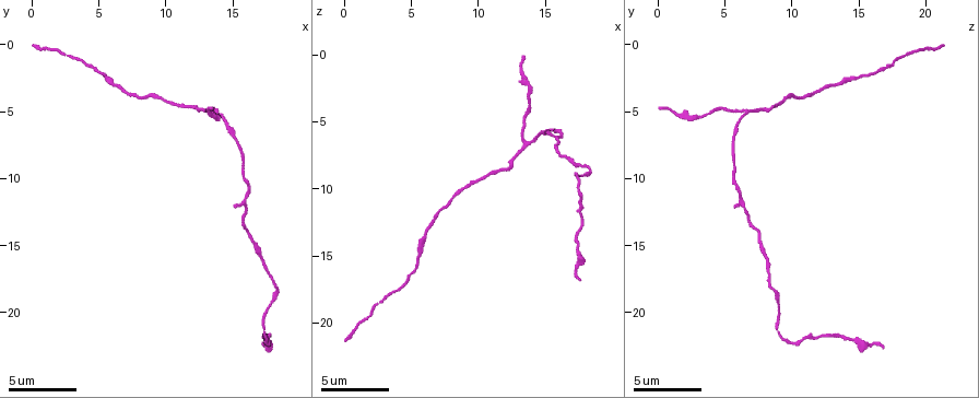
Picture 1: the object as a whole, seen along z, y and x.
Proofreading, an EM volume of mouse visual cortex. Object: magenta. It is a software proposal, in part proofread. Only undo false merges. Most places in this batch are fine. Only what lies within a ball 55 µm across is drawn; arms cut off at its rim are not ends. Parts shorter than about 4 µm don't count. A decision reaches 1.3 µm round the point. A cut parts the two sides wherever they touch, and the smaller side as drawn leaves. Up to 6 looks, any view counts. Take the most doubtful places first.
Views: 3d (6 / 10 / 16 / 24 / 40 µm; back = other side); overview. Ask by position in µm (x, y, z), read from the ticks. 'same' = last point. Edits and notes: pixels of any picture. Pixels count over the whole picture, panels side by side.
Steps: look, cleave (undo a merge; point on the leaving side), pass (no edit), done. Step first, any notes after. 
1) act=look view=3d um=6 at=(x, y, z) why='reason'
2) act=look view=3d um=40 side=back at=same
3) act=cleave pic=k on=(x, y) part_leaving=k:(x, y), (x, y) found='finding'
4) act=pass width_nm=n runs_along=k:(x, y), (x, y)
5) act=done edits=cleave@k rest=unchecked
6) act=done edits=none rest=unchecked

act=look view=3d um=10 at=(13.4, 4.8, 6.6) why='three-way junction'

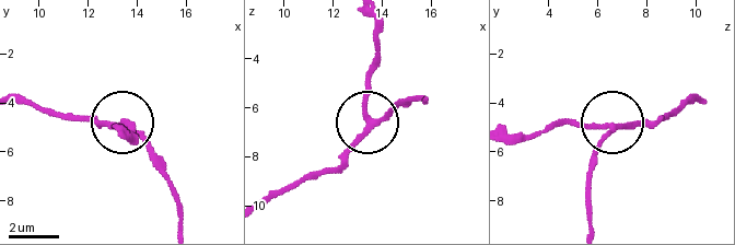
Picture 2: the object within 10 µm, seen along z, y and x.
act=look view=3d um=6 at=(13.4, 4.9, 6.7)

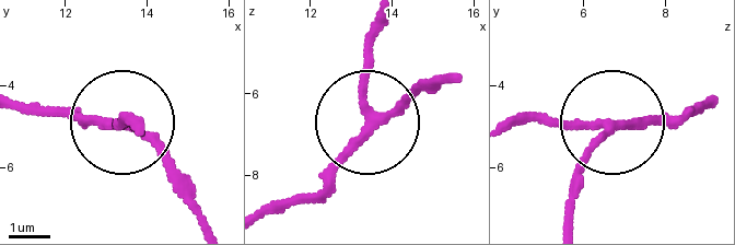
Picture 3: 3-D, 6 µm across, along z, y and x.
act=pass width_nm=190 runs_along=3:(436, 83), (366, 118), (371, 24) found='continuous, no second cell'

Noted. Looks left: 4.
act=look view=3d um=6 at=(17.2, 22.2, 10.0)

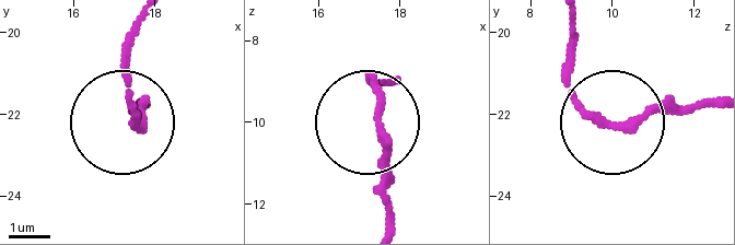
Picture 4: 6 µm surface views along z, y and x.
act=pass found='one cell here'

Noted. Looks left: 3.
act=look view=3d um=10 at=(5.8, 2.6, 15.0) why='thick turns thin'

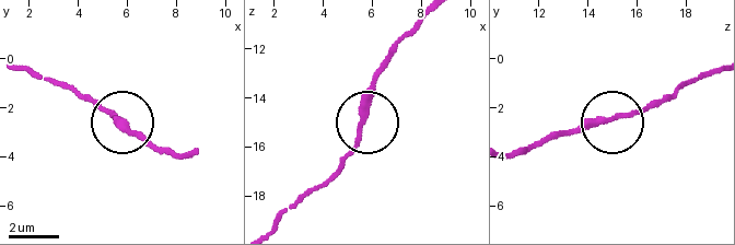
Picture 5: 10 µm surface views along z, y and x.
act=pass runs_along=5:(187, 152), (151, 148), (89, 98) found='continuous, no second cell'

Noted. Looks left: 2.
act=done edits=none rest=unchecked

